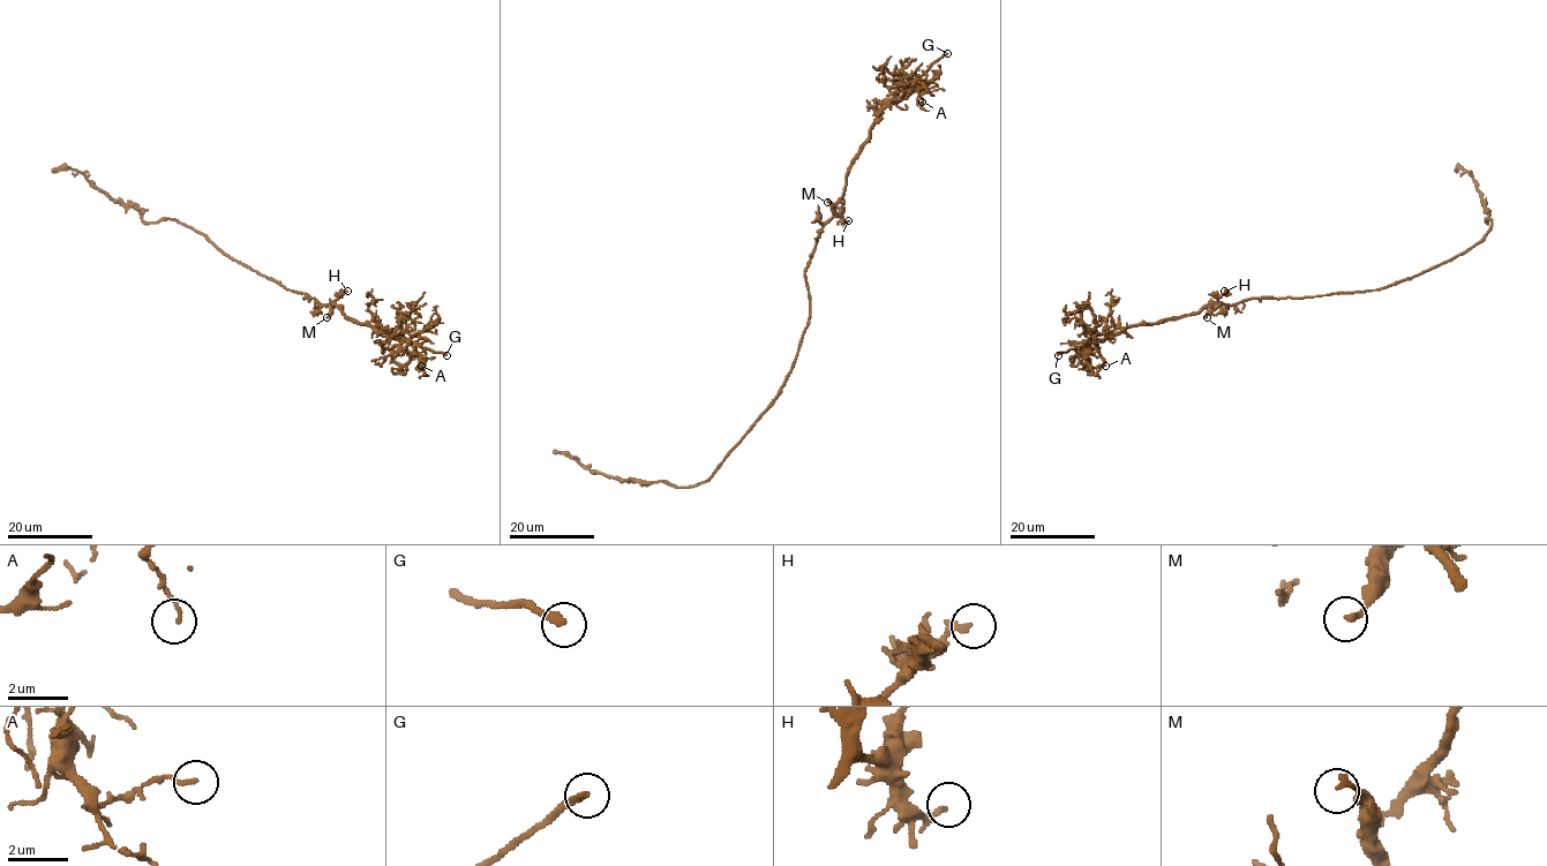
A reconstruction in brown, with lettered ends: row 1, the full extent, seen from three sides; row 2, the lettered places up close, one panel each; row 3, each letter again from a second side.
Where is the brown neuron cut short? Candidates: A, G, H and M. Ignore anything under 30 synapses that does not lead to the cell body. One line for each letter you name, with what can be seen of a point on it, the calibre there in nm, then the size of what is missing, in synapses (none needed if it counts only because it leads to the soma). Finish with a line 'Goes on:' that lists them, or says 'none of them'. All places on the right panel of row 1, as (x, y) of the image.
G: place (1058, 355); calibre 240 nm
Goes on: G

